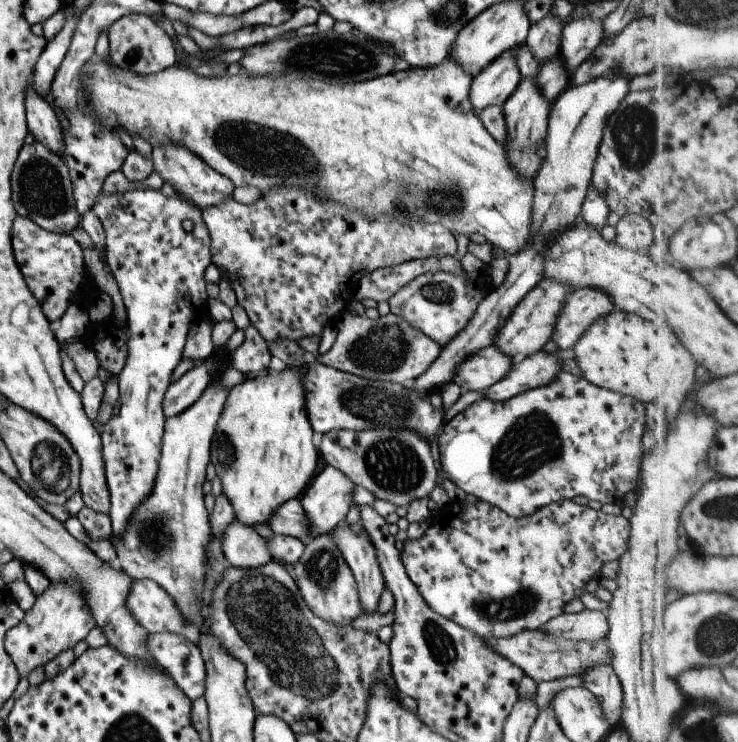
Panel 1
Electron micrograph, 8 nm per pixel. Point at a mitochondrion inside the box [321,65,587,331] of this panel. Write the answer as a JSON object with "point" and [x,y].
{"point":[438,197]}

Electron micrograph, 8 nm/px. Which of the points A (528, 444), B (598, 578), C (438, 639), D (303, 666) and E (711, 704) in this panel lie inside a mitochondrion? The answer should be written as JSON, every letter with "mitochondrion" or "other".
{"A":"mitochondrion","B":"other","C":"mitochondrion","D":"mitochondrion","E":"other"}

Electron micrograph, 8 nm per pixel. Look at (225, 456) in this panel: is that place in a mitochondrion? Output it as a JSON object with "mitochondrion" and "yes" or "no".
{"mitochondrion":"yes"}

